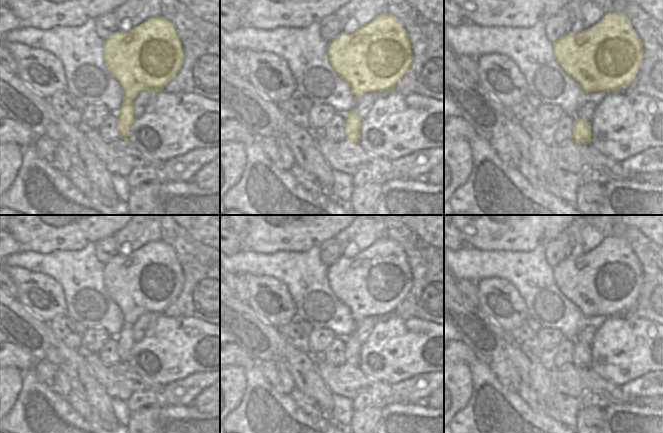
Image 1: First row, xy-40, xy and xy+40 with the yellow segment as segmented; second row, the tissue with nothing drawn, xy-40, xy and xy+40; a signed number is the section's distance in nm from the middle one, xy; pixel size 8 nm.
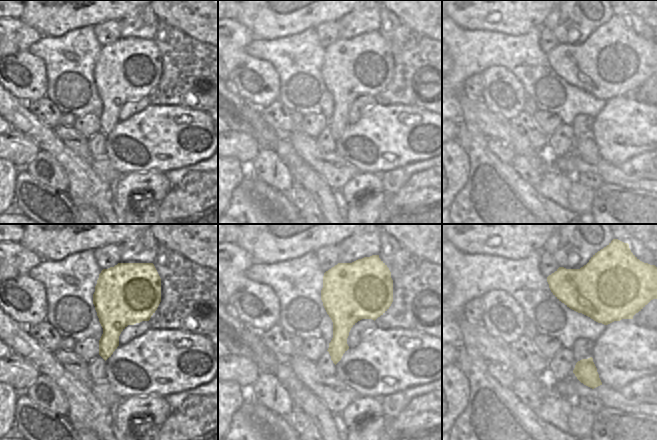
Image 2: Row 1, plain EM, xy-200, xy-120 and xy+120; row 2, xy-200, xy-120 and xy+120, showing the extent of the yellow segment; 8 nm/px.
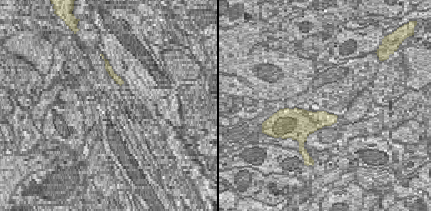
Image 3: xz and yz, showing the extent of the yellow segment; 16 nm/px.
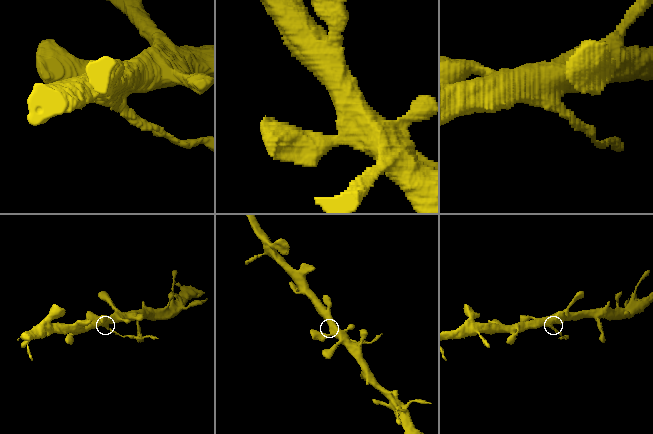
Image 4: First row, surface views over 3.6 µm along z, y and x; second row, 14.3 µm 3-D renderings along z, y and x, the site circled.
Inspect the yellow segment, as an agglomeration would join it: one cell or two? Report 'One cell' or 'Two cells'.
Two cells

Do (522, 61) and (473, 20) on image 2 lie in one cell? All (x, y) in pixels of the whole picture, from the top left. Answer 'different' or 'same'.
different

